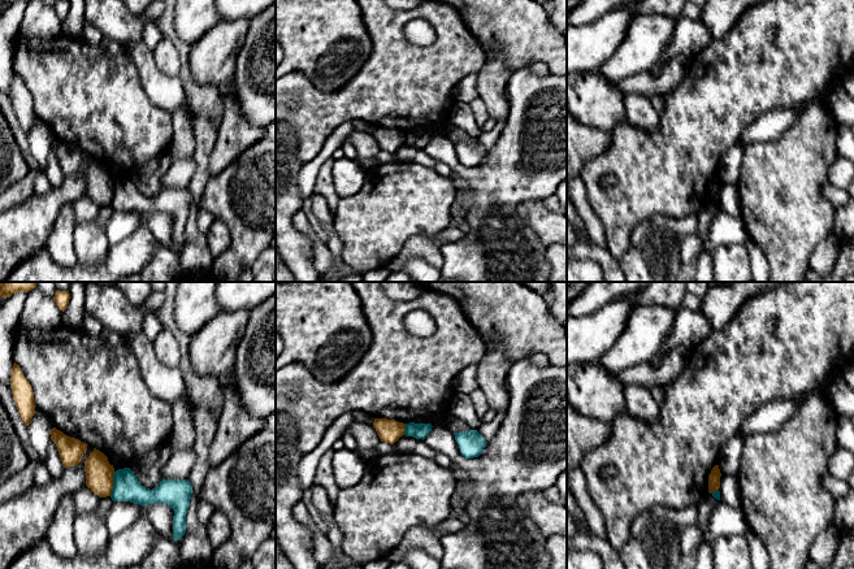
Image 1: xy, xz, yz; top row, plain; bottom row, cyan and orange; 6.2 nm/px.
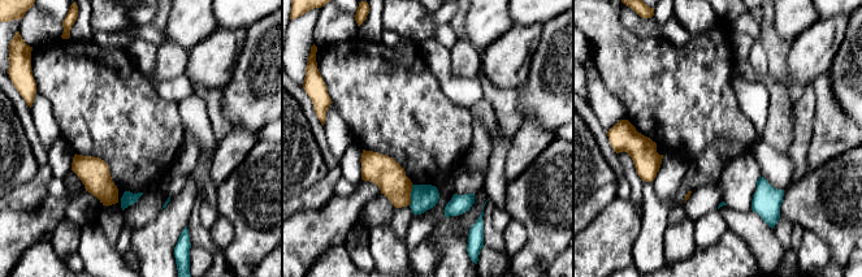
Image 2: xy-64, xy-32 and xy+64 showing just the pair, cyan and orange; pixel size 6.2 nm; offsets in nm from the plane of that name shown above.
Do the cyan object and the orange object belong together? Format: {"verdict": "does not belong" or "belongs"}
{"verdict": "does not belong"}

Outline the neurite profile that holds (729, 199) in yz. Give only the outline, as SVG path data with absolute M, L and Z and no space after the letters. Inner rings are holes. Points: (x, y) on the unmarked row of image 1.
M721 183L720 186L720 209L733 217L741 217L740 195L737 184Z

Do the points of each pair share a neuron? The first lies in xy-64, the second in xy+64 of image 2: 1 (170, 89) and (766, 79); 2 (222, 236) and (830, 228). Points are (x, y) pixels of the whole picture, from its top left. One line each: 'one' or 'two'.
1: two
2: two

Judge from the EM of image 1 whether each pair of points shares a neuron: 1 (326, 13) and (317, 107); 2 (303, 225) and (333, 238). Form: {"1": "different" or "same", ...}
{"1": "different", "2": "different"}

